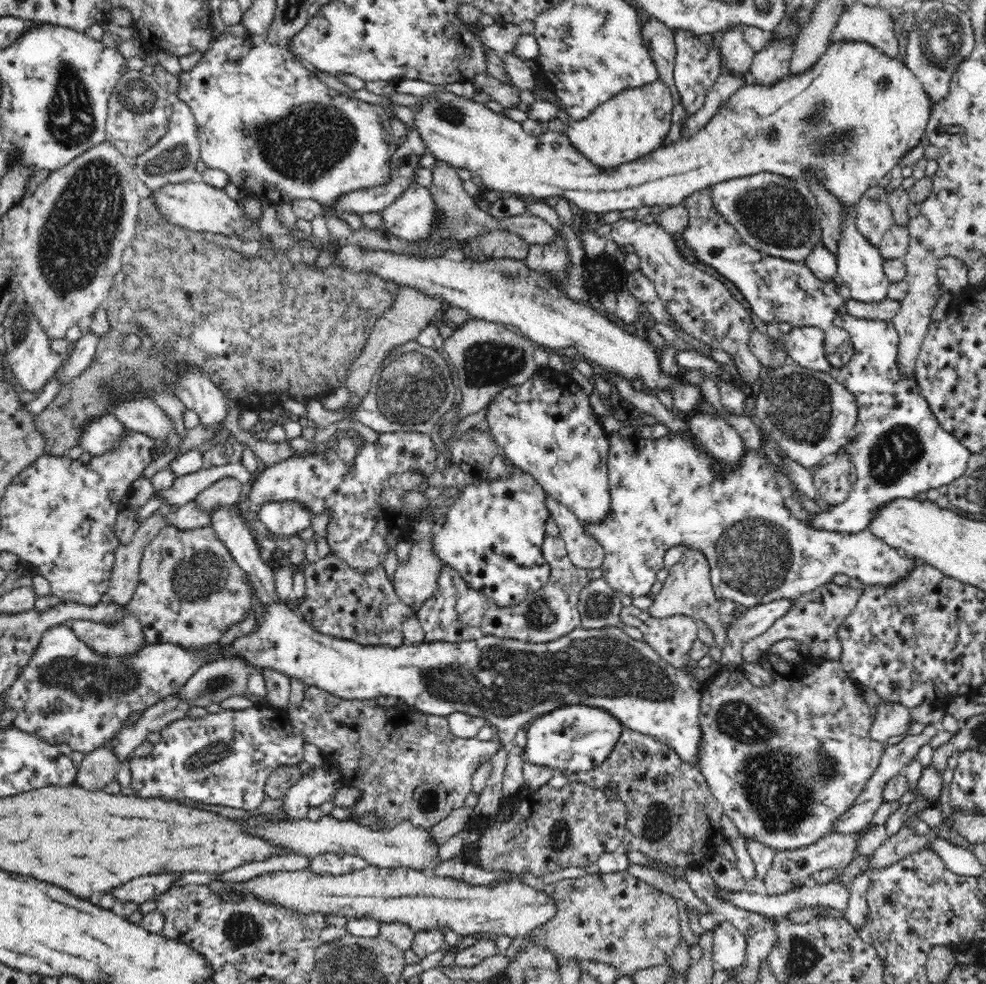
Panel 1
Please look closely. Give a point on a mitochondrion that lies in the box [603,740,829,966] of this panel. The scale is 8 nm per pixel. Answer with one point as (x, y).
(657, 823)

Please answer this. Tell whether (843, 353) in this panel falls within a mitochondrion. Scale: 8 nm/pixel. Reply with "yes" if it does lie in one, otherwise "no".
yes

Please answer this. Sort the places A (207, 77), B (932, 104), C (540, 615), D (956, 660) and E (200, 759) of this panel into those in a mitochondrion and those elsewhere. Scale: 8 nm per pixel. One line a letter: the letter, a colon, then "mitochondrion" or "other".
A: other
B: other
C: mitochondrion
D: other
E: mitochondrion

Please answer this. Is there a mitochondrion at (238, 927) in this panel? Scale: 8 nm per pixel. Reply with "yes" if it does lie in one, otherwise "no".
yes

